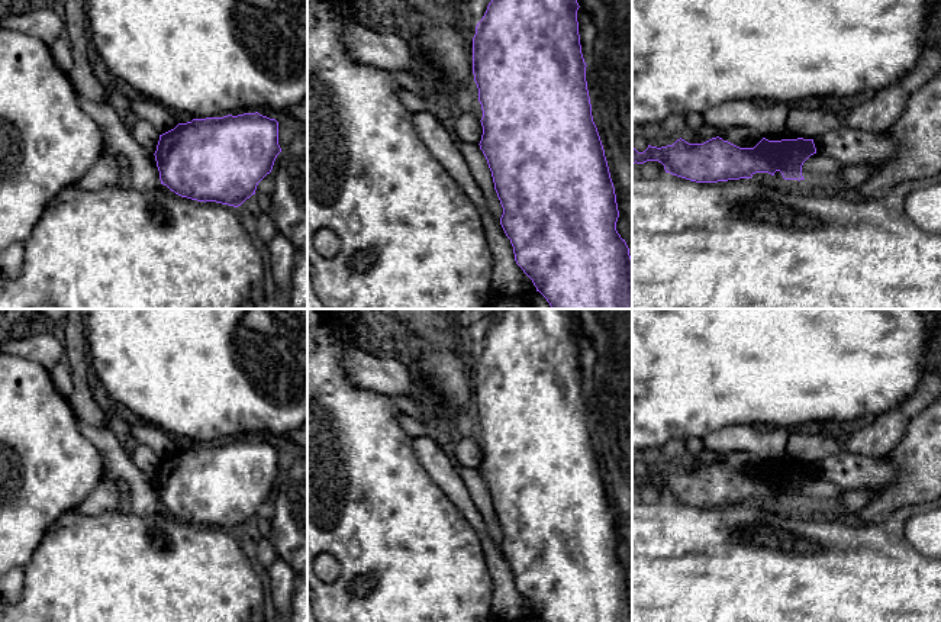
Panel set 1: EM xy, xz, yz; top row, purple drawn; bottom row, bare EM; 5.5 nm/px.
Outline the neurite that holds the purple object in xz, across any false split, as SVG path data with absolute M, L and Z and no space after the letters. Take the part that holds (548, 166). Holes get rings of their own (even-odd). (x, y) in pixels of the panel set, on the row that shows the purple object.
M492 0L473 38L473 74L481 104L483 151L492 171L494 190L503 207L500 225L513 246L515 261L532 280L551 309L632 309L632 258L625 239L616 231L619 217L615 187L610 178L605 149L592 116L586 81L586 62L581 54L577 0Z

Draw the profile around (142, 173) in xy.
M81 94L78 107L100 128L104 152L126 159L126 183L135 190L146 191L159 186L155 155L141 146L130 135L130 126L107 103L93 101Z

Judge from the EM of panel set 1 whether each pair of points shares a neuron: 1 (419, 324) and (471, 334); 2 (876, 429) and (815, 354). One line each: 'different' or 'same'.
1: different
2: different

